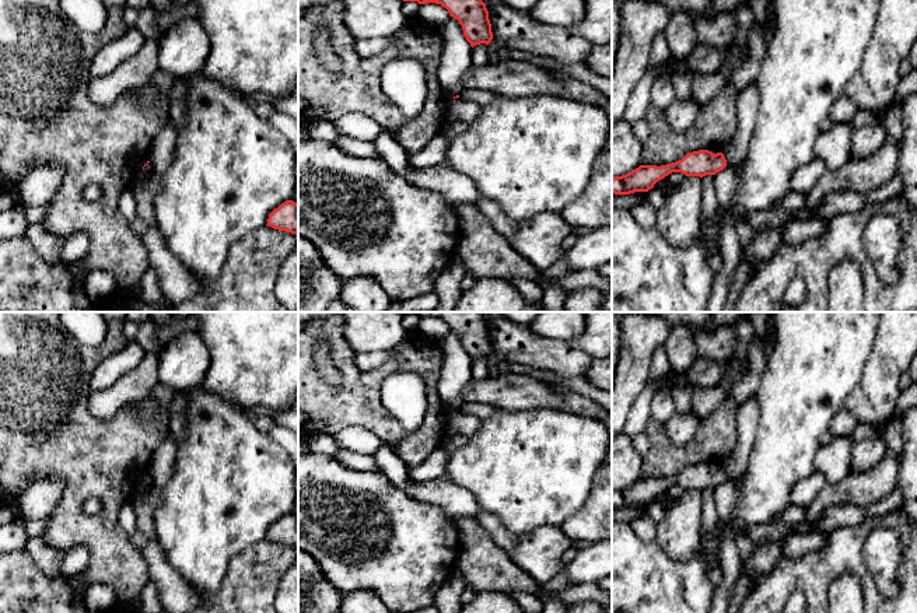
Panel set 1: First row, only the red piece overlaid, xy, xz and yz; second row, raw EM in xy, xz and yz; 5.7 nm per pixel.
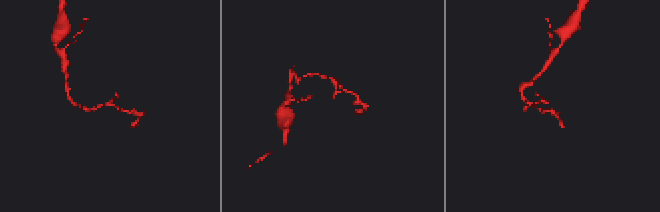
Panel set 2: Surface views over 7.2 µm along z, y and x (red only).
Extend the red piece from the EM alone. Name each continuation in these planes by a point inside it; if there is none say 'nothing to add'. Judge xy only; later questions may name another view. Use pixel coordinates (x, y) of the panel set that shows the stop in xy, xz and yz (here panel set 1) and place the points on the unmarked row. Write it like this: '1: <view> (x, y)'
nothing to add

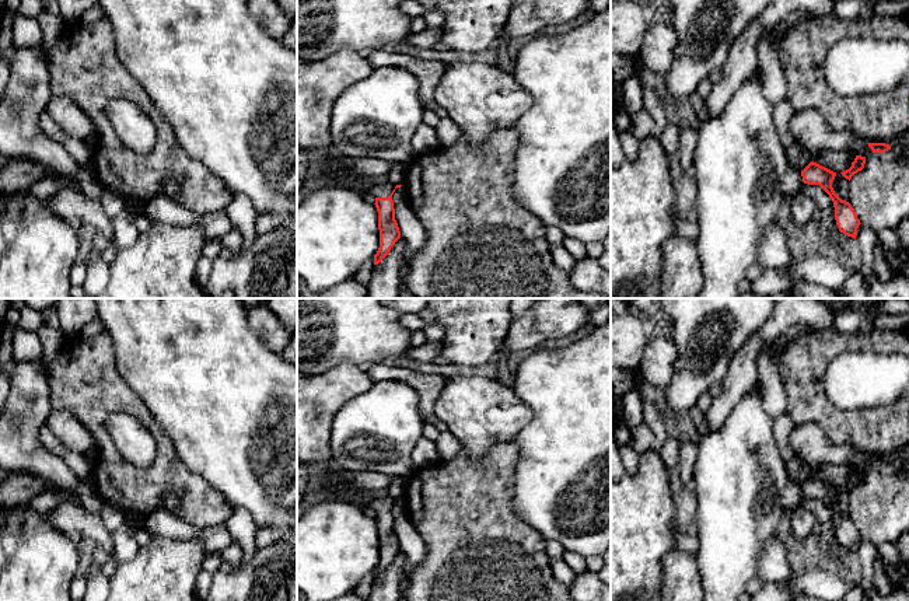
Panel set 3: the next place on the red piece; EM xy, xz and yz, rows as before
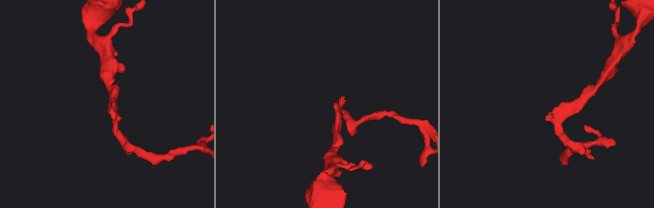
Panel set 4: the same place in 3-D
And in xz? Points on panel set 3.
1: xz (332, 482)

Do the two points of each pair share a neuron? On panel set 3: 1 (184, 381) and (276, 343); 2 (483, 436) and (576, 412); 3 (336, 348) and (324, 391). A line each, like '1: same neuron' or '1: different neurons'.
1: different neurons
2: different neurons
3: different neurons

